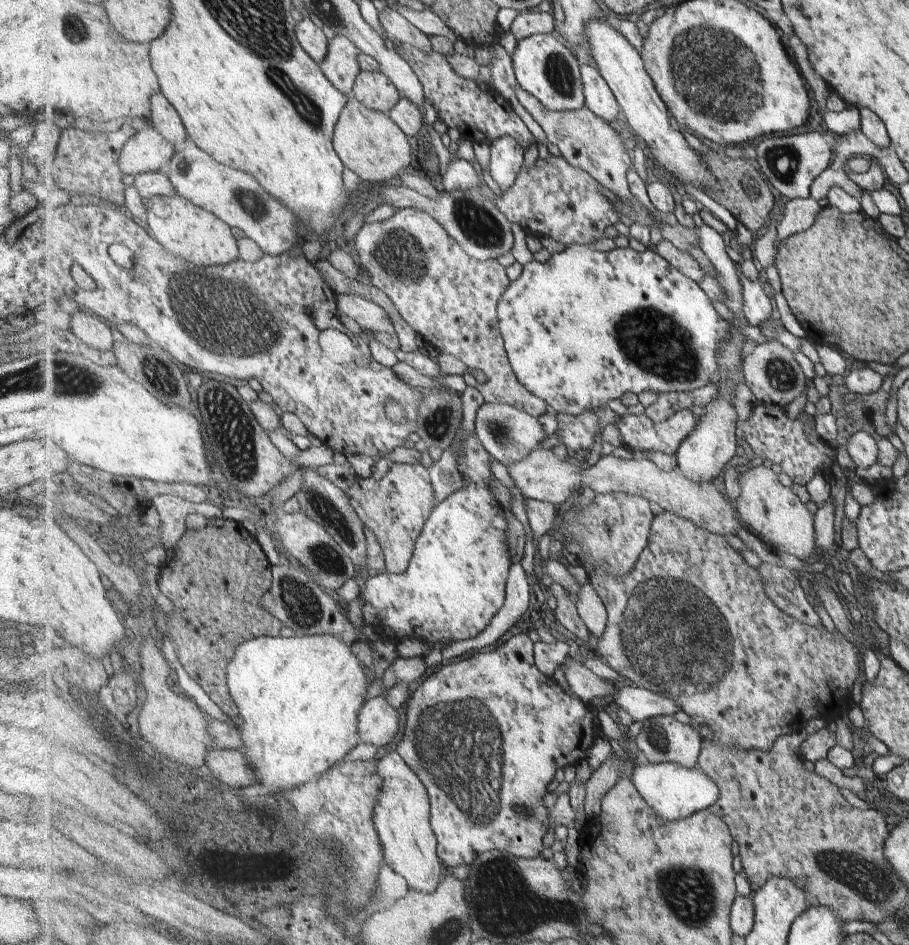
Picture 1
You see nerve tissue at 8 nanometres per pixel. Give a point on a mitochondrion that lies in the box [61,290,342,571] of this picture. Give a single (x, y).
(230, 427)

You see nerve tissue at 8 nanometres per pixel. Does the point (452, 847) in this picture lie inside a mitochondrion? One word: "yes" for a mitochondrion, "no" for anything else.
no

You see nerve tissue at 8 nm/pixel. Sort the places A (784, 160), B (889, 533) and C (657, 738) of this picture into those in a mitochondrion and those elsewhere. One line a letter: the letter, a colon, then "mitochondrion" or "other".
A: mitochondrion
B: other
C: mitochondrion

